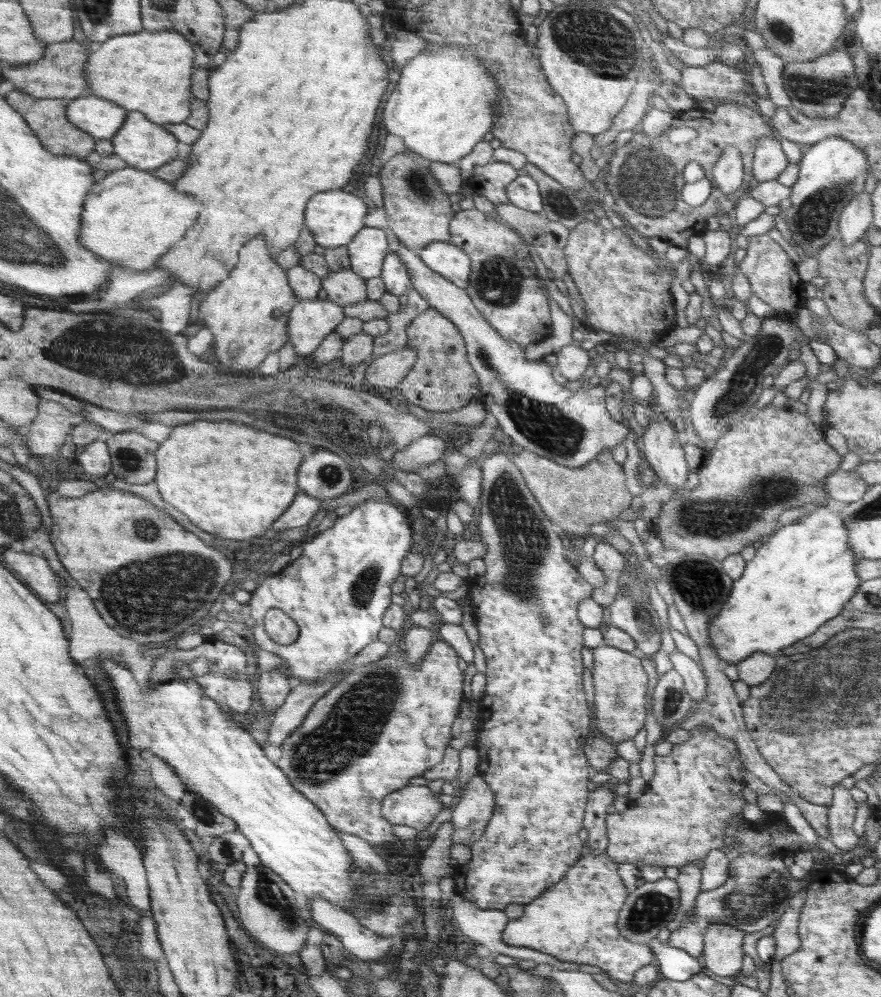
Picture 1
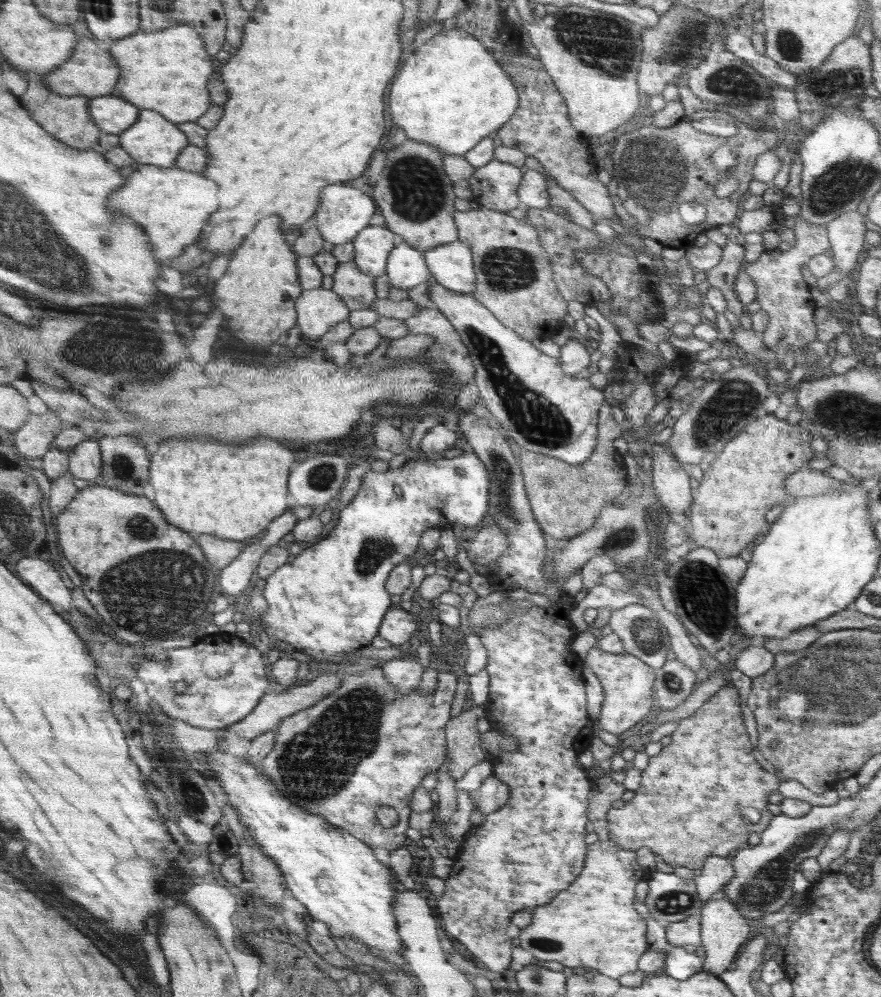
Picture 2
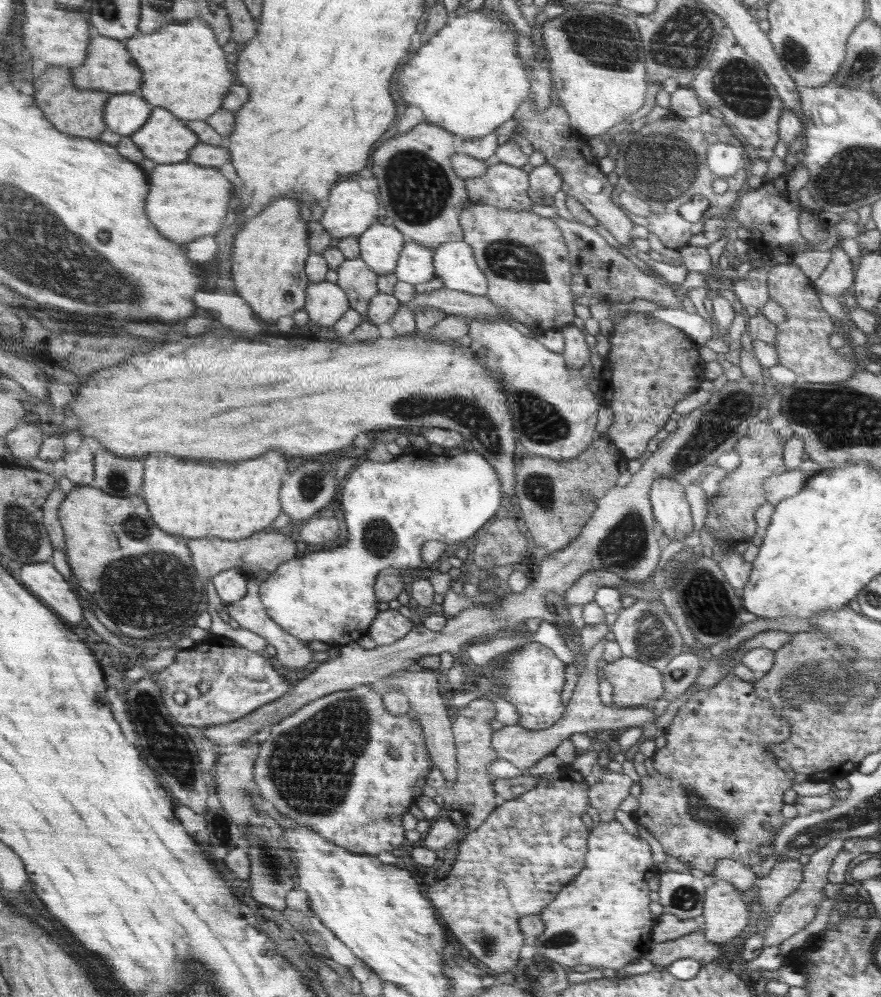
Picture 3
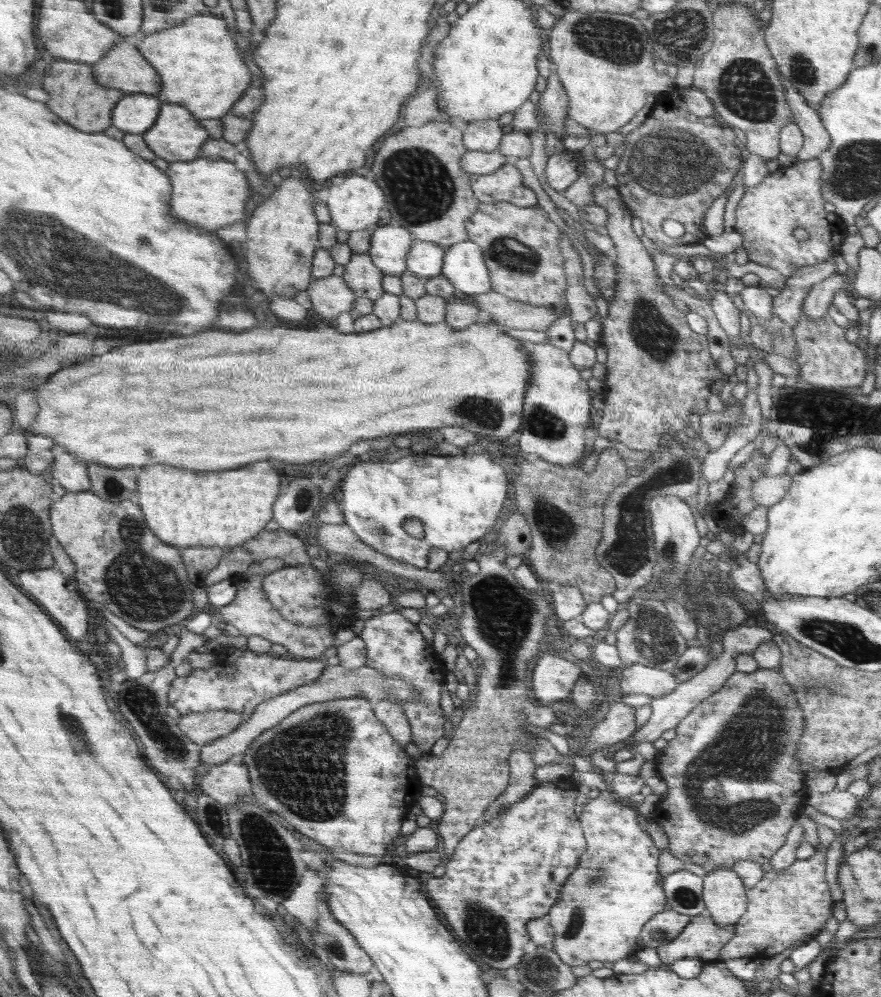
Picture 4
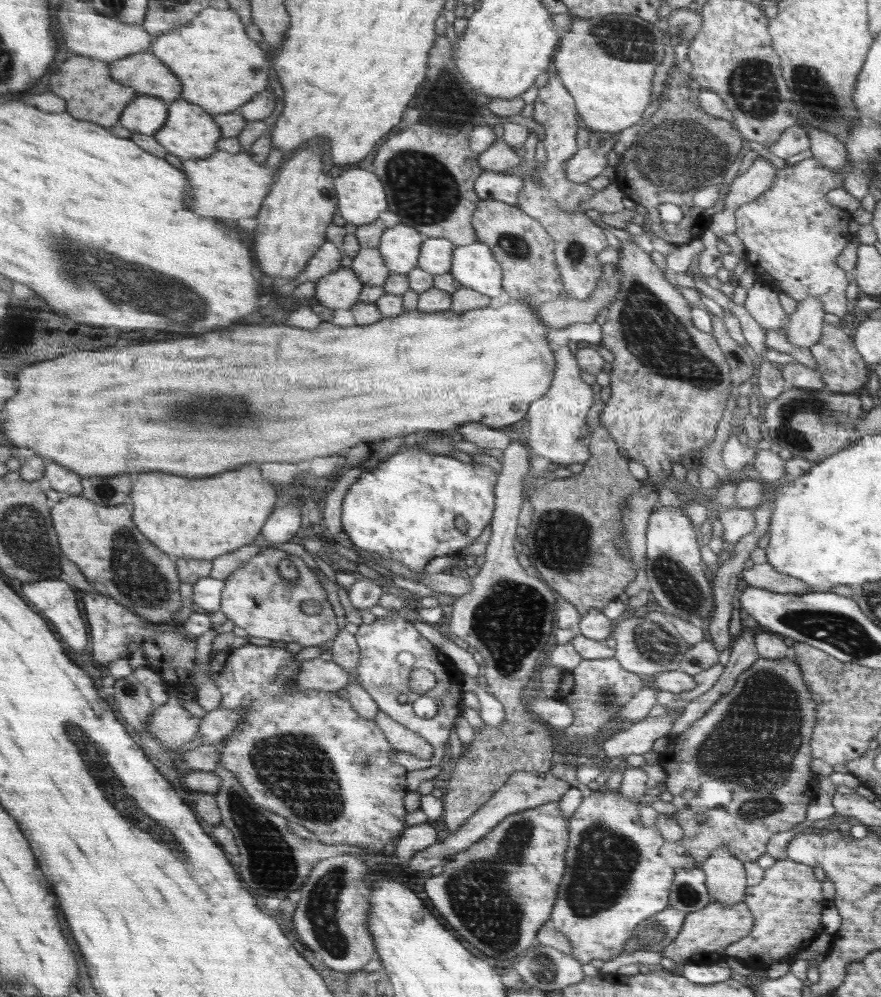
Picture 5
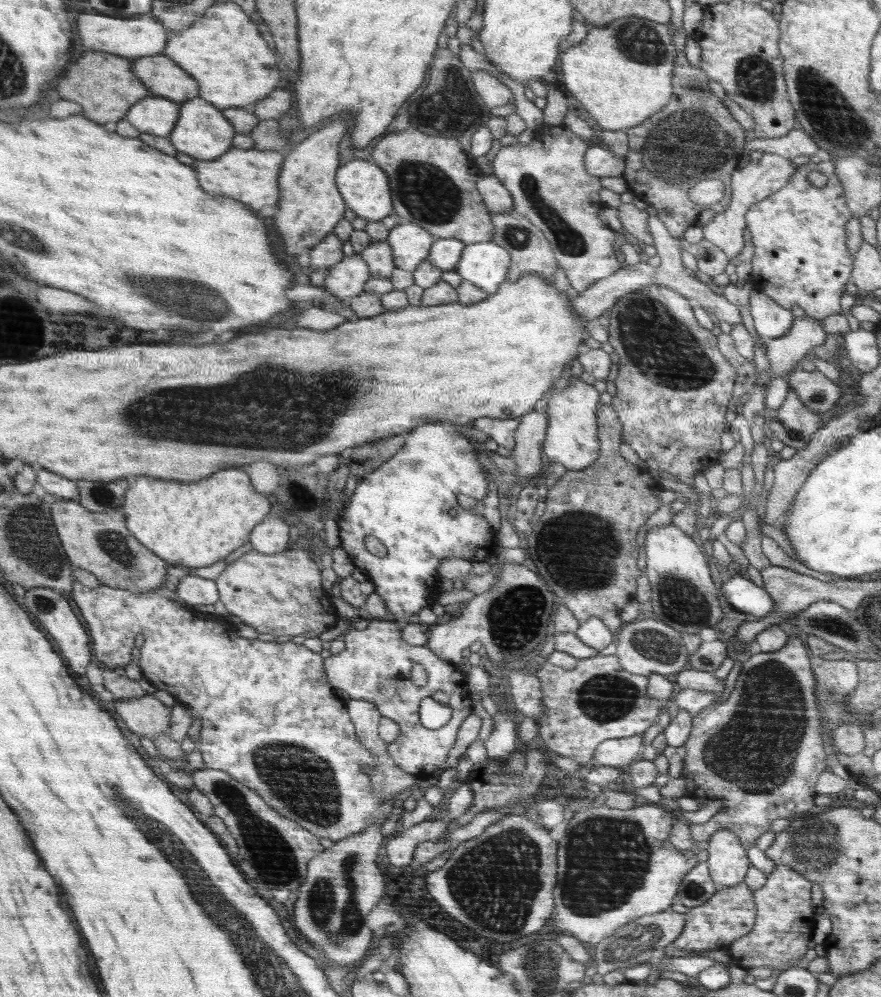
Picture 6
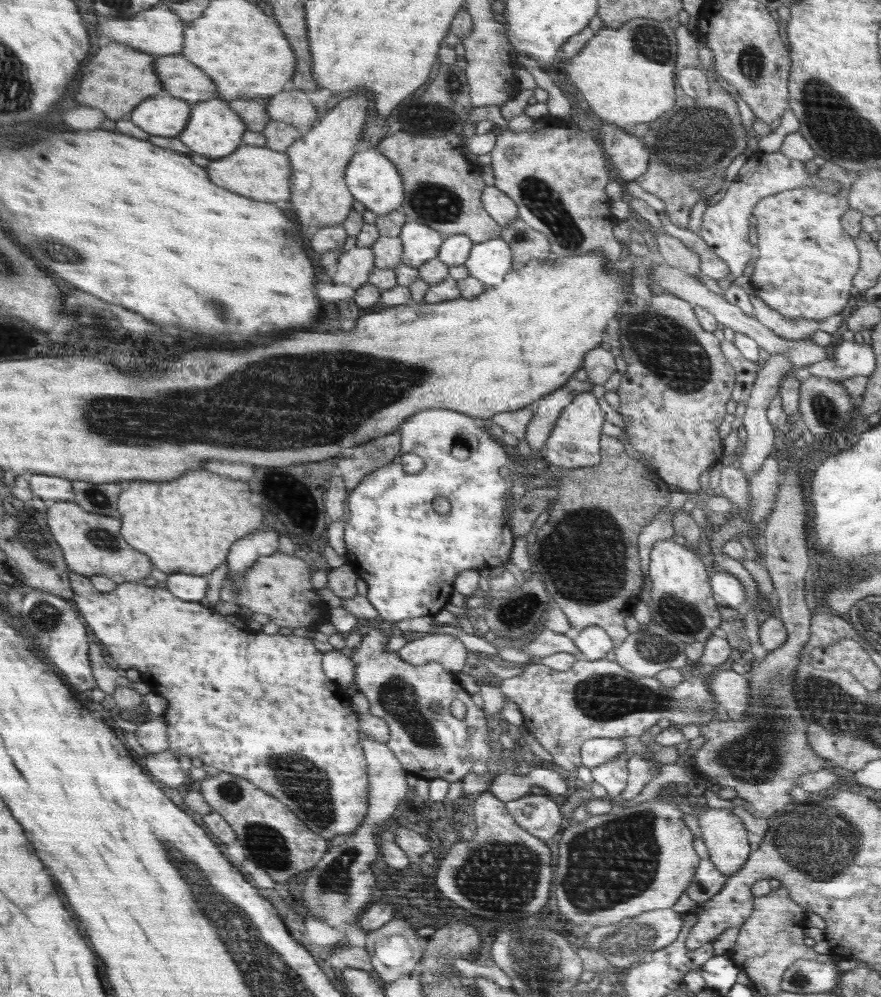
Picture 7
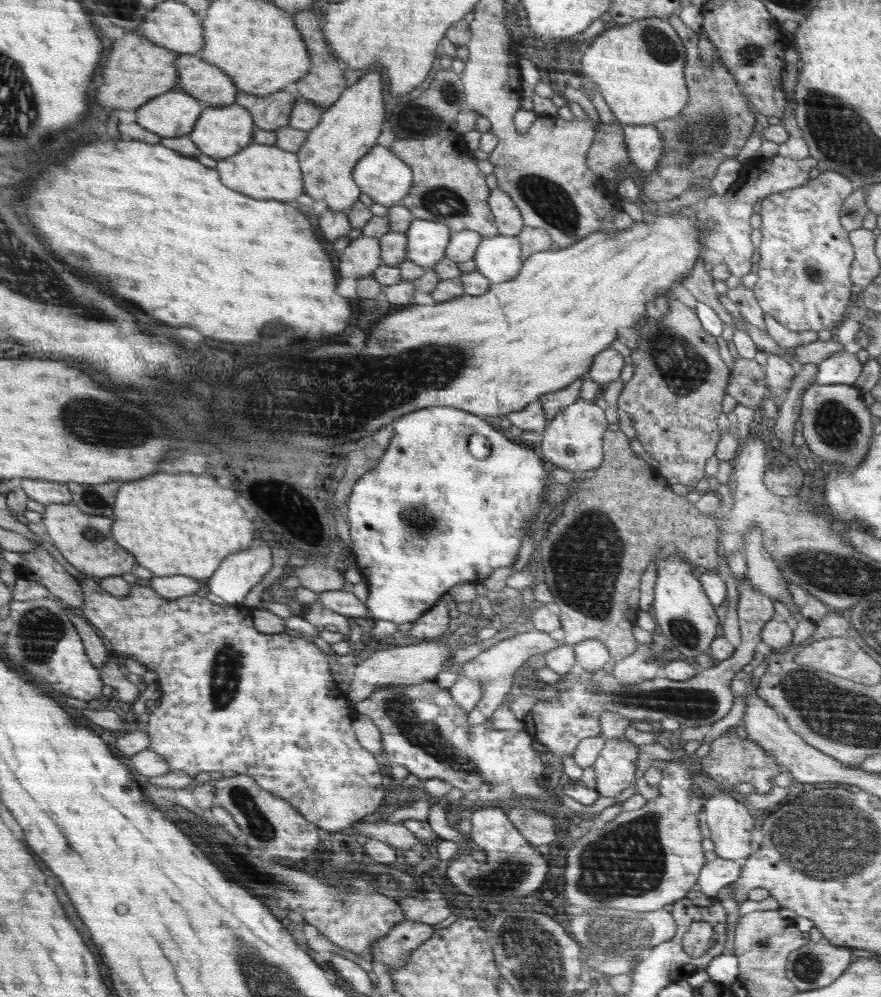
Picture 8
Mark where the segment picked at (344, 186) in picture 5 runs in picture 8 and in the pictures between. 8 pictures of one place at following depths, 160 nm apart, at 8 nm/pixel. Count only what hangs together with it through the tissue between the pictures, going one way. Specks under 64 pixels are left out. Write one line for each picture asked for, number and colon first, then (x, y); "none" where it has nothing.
6: (365, 188)
7: (373, 180)
8: (386, 178)

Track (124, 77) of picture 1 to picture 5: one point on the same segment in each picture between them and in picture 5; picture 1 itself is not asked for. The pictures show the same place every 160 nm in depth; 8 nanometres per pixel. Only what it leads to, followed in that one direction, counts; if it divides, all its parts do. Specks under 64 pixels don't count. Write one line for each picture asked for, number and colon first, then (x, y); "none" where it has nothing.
2: (167, 71)
3: (184, 71)
4: (201, 69)
5: (221, 69)

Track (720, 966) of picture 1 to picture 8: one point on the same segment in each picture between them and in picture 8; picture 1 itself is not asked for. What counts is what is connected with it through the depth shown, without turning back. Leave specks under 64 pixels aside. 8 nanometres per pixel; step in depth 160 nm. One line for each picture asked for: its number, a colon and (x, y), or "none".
2: (723, 929)
3: (725, 915)
4: (723, 890)
5: (724, 872)
6: (727, 862)
7: (723, 833)
8: (729, 823)

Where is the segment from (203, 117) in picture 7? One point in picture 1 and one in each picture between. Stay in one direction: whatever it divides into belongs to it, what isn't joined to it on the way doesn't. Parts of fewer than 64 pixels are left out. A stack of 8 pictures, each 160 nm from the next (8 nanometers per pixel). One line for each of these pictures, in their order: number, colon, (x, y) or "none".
1: (142, 144)
2: (153, 140)
3: (165, 139)
4: (177, 136)
5: (190, 133)
6: (202, 132)

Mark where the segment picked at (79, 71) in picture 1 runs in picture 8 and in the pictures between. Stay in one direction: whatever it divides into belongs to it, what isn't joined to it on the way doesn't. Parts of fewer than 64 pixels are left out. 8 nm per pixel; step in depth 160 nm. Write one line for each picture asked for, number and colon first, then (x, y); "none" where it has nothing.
2: (92, 72)
3: (109, 67)
4: (124, 67)
5: (145, 72)
6: (160, 74)
7: (180, 78)
8: (203, 80)

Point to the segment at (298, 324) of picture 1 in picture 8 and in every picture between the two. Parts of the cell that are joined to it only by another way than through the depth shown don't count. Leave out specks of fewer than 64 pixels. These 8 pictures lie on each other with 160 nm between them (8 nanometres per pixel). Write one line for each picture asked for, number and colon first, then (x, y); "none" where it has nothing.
2: (318, 310)
3: (326, 303)
4: (329, 296)
5: (340, 290)
6: (347, 279)
7: (354, 266)
8: (363, 255)

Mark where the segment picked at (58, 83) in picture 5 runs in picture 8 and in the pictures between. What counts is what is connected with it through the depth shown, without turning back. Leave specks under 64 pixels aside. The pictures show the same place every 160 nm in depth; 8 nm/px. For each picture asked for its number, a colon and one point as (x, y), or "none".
6: (108, 72)
7: (136, 72)
8: (136, 70)

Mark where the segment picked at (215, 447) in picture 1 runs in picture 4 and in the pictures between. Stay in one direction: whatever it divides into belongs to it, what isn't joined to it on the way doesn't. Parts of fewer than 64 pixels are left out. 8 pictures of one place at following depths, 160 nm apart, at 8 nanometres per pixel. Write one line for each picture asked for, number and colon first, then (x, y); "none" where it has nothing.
2: (203, 486)
3: (231, 500)
4: (185, 508)

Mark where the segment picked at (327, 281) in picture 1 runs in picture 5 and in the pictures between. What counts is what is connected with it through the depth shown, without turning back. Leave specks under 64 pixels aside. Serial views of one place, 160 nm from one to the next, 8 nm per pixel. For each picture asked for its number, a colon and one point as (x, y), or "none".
2: (356, 288)
3: (359, 281)
4: (362, 275)
5: (368, 265)

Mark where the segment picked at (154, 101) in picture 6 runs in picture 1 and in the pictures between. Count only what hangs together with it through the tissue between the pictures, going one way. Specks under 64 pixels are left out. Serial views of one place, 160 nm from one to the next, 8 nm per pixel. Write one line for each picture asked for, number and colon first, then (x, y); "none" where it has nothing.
1: (103, 119)
2: (114, 115)
3: (126, 113)
4: (136, 113)
5: (147, 114)

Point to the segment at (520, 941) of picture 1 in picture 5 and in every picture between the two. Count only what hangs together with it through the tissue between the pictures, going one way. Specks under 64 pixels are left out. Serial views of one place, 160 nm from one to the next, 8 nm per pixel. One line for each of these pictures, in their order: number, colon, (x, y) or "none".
2: (594, 925)
3: (602, 919)
4: (615, 892)
5: (629, 882)

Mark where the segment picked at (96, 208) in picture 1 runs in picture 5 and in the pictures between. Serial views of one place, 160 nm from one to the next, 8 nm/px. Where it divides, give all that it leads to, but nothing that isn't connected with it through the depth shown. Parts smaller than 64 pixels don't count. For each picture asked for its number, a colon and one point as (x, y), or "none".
2: (173, 204)
3: (186, 201)
4: (209, 193)
5: (227, 186)

